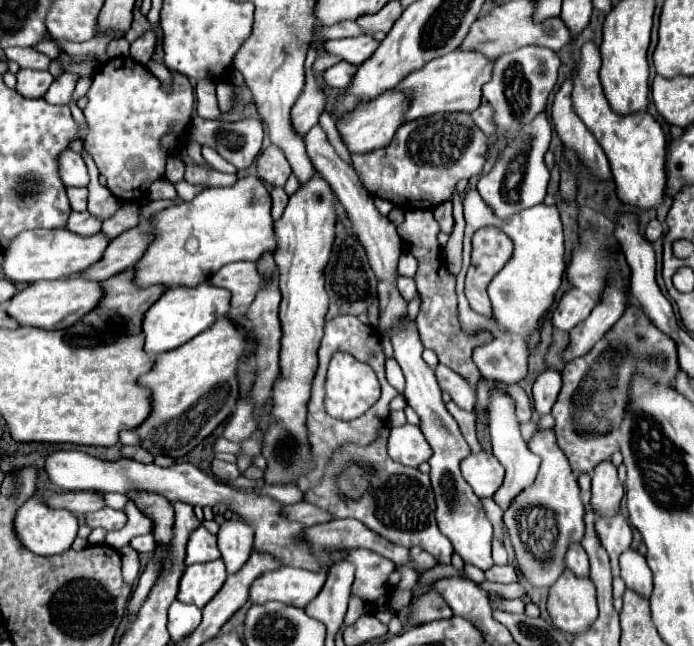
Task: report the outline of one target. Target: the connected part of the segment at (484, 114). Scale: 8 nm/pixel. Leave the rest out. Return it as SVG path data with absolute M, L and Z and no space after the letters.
M483 102L475 112L473 112L473 120L477 122L477 126L481 130L485 130L485 134L495 134L497 126L493 122L493 106L489 102Z

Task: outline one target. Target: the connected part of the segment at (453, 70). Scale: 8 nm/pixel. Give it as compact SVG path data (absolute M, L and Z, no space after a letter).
M453 50L441 58L427 62L423 68L413 70L397 84L397 88L393 88L397 92L411 94L411 102L405 110L403 122L425 118L437 112L473 112L481 104L481 86L489 82L491 70L493 62L485 60L483 54L461 50Z

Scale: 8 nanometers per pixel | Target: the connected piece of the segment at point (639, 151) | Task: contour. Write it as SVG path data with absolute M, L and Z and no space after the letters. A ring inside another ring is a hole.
M585 42L581 46L581 58L577 64L573 92L571 92L573 110L593 132L603 152L607 154L613 180L617 184L617 196L623 202L639 208L657 208L665 192L665 154L667 154L665 132L649 112L627 114L627 116L615 114L609 108L609 102L601 90L599 68L601 68L599 48L593 42Z

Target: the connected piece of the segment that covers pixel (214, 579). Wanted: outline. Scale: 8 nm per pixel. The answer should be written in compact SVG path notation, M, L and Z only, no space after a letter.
M221 560L187 566L179 582L177 600L203 608L221 590L225 578L227 572Z

